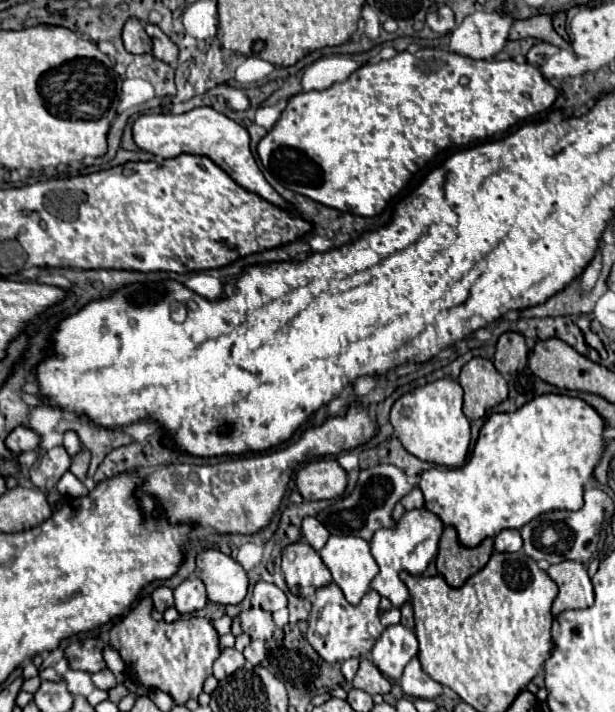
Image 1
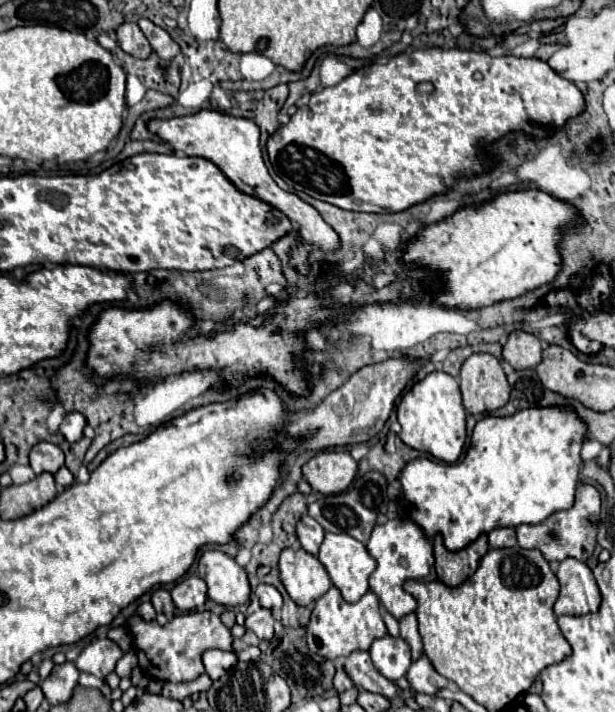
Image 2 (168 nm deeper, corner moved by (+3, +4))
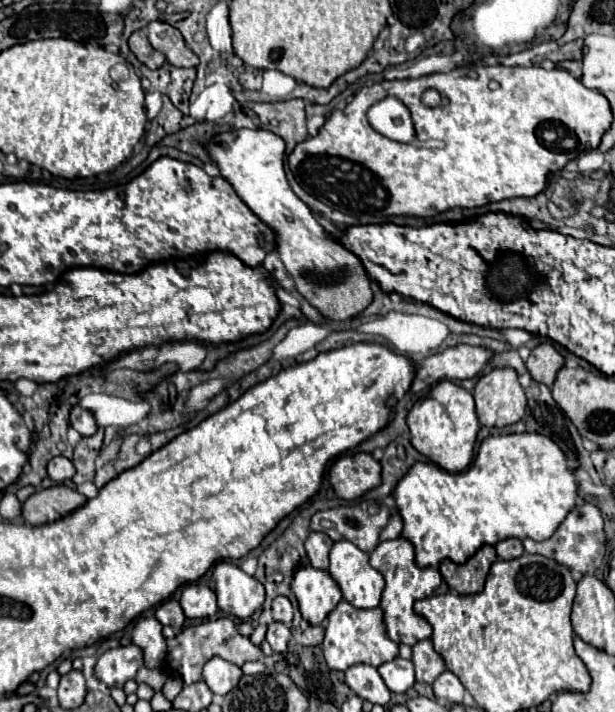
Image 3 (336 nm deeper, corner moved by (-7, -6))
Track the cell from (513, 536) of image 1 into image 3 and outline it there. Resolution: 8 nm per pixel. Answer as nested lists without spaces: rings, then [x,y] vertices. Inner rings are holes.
[[[504,539],[496,545],[496,553],[500,559],[516,559],[524,555],[524,545],[520,539]]]

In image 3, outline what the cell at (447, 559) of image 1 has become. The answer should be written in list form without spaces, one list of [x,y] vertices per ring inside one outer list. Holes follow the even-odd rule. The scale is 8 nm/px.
[[[492,545],[482,546],[466,563],[458,565],[452,561],[440,563],[440,573],[450,589],[454,589],[460,595],[474,595],[484,589],[492,563],[497,560],[495,547]]]

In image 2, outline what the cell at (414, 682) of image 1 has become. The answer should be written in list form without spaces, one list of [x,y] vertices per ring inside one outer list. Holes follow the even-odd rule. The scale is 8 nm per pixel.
[[[422,655],[416,663],[412,663],[412,667],[406,673],[408,683],[412,685],[414,691],[420,693],[428,693],[428,695],[436,695],[440,689],[444,689],[448,685],[448,679],[442,677],[430,663],[430,659],[426,655]]]

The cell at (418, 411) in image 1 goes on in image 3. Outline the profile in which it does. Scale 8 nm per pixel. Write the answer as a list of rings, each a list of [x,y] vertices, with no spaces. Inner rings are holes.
[[[440,381],[436,387],[432,387],[428,397],[414,403],[408,413],[408,427],[412,433],[410,443],[414,443],[418,453],[434,461],[438,467],[450,473],[458,473],[470,465],[480,423],[474,411],[472,393],[464,387],[452,381]]]

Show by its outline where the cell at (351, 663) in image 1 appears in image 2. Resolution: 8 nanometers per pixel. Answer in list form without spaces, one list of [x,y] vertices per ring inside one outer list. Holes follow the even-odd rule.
[[[338,667],[338,671],[336,671],[336,677],[334,677],[334,689],[338,691],[338,693],[342,693],[342,691],[346,691],[346,689],[352,689],[354,685],[352,685],[352,681],[350,681],[350,677],[344,673],[344,669],[342,667]]]

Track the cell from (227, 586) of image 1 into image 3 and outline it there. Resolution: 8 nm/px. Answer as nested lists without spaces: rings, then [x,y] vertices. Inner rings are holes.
[[[226,561],[214,567],[210,589],[218,595],[218,607],[240,619],[248,619],[264,603],[262,583]]]

